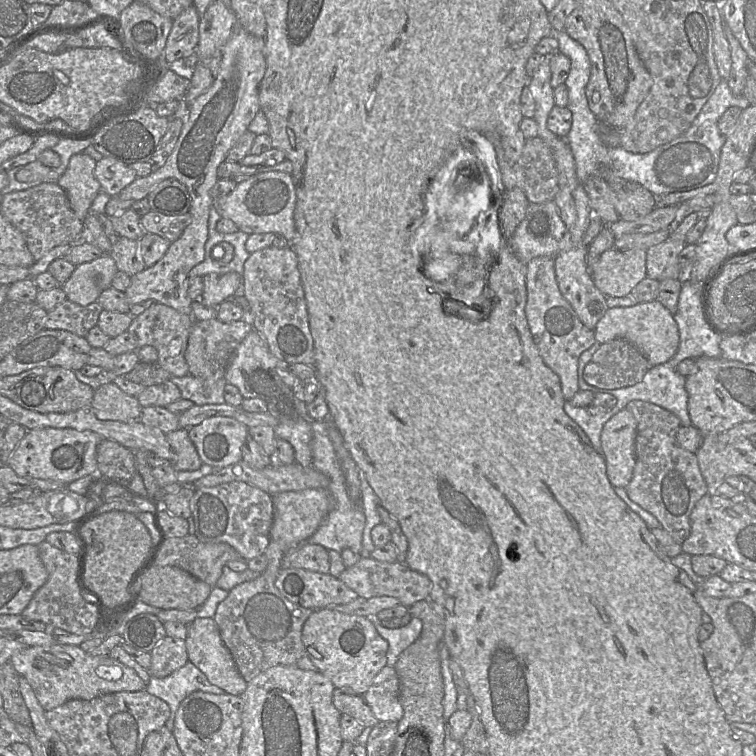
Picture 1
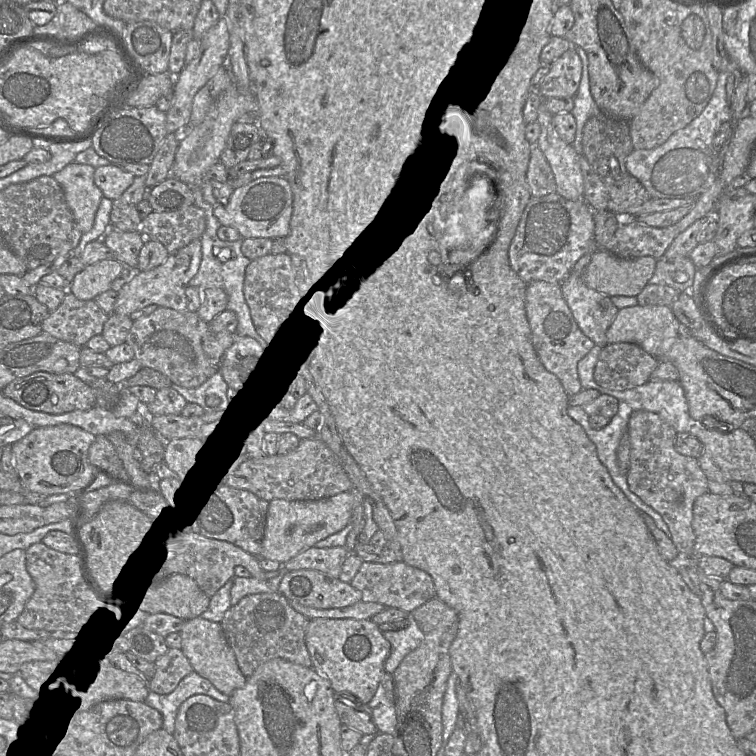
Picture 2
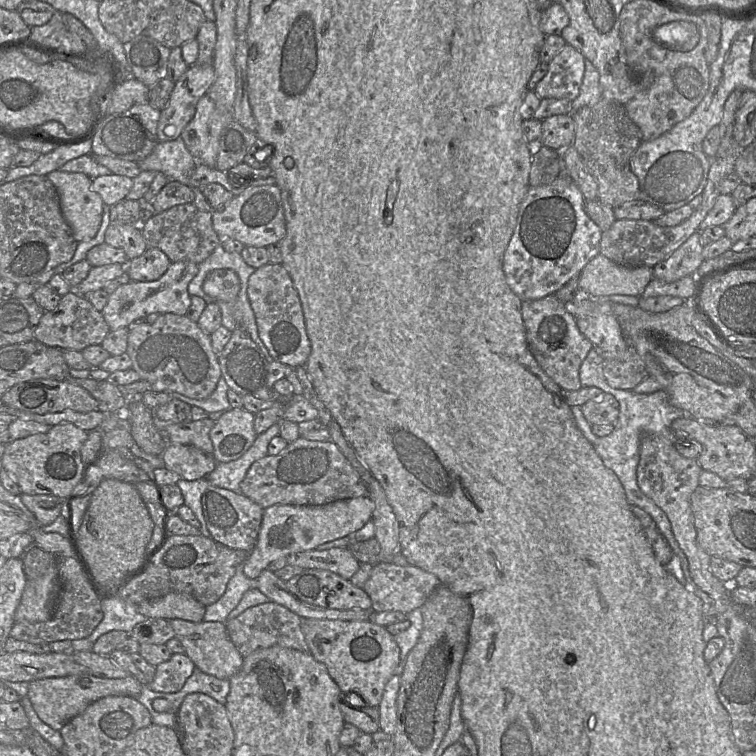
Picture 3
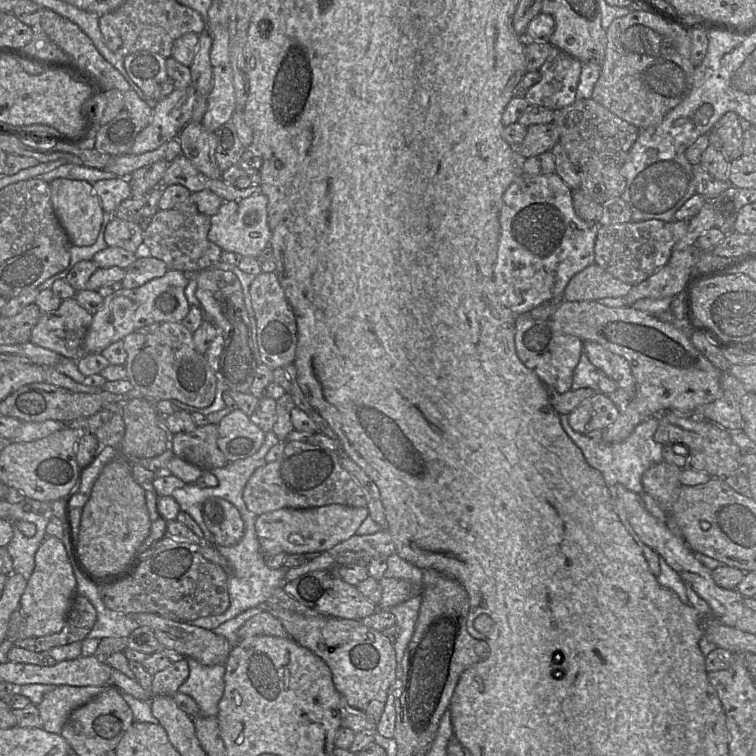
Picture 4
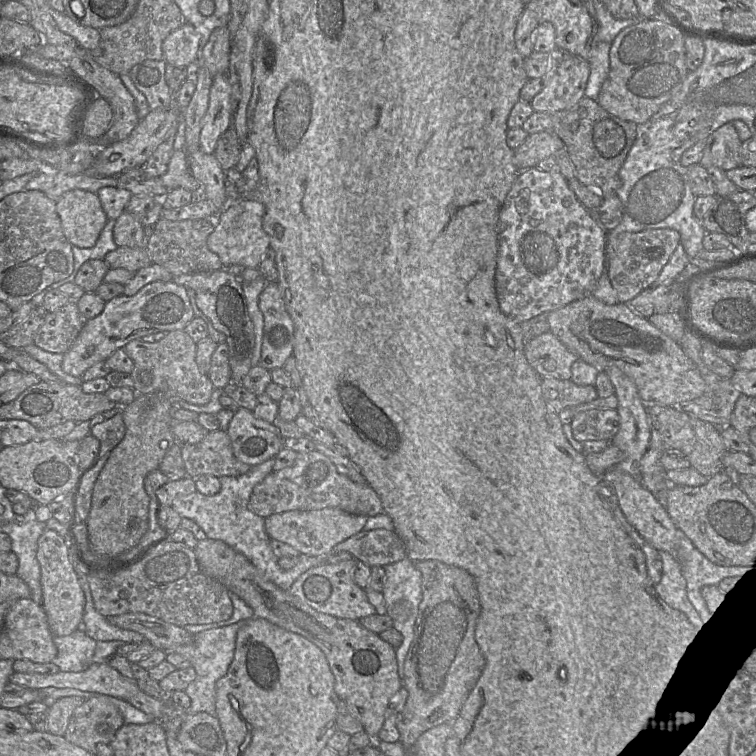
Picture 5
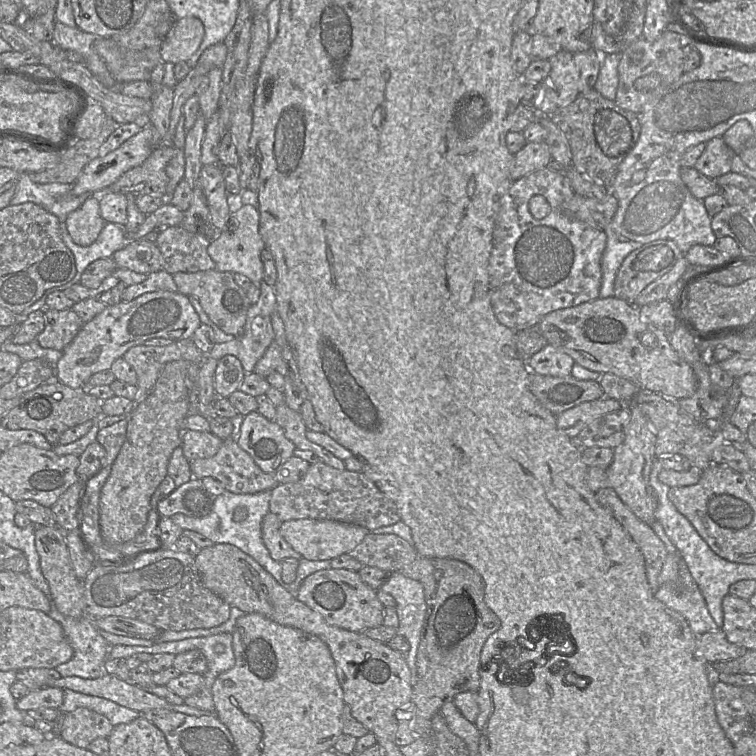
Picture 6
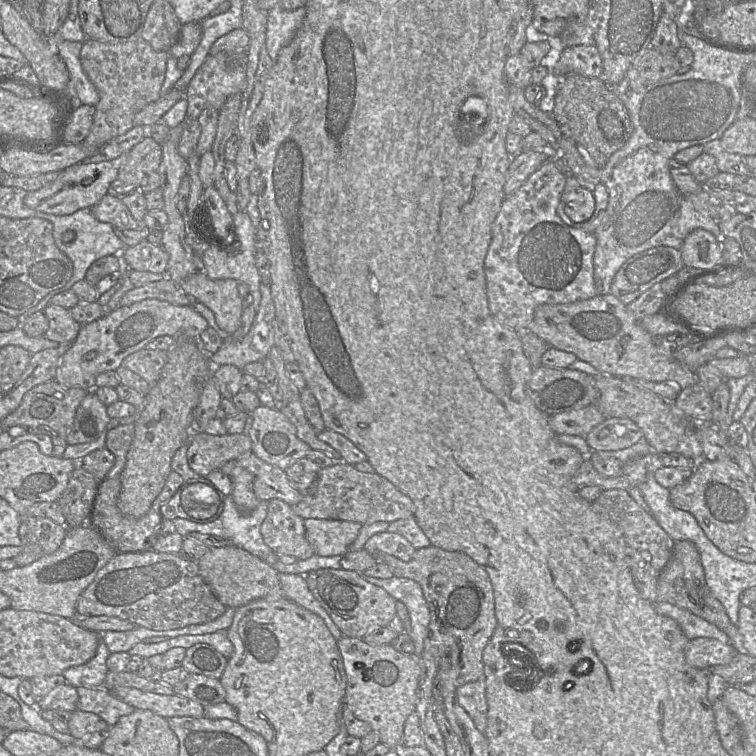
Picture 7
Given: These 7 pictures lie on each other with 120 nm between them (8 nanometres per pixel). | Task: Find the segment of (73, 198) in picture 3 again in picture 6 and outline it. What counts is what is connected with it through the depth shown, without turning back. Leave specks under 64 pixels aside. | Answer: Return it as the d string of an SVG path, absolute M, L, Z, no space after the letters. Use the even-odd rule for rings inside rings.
M91 196L76 210L71 212L65 221L69 235L79 246L91 245L100 234L106 221L99 210L99 196Z

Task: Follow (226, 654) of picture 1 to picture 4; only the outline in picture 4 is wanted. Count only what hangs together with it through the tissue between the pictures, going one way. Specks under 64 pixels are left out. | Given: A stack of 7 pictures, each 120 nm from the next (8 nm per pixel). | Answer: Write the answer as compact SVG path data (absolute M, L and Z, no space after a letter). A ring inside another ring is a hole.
M137 613L131 616L140 626L151 628L162 647L173 649L185 658L193 658L206 666L225 665L234 646L224 637L212 630L204 629L189 622L179 622L167 619L155 613Z

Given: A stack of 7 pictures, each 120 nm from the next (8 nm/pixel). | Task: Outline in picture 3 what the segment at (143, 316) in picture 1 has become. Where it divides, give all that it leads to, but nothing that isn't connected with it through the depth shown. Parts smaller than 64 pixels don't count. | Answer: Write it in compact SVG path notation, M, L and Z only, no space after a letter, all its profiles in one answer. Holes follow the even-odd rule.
M163 313L156 316L153 323L138 321L129 326L127 351L140 379L150 382L152 392L179 393L192 399L208 398L215 390L221 378L218 355L214 352L211 336L201 330L198 323L191 321L186 315Z

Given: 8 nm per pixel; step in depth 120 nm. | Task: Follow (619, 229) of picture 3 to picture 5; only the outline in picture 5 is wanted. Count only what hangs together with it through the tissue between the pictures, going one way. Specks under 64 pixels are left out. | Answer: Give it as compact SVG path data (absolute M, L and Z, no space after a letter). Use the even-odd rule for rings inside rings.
M660 228L660 229L651 229L651 230L644 230L640 232L624 232L618 235L617 239L608 239L607 234L607 242L606 242L606 273L608 275L608 278L611 282L611 285L617 292L618 298L620 303L626 304L631 299L636 297L639 293L641 293L643 290L650 288L653 283L657 280L662 268L668 263L671 255L675 251L676 247L680 244L681 236L679 232L676 230L670 229L670 228Z

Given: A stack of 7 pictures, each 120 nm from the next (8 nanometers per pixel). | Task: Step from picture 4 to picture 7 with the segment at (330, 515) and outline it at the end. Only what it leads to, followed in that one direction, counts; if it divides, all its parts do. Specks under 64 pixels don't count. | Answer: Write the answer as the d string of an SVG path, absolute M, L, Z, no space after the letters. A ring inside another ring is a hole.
M304 519L305 537L322 557L345 555L358 536L361 524L332 519Z

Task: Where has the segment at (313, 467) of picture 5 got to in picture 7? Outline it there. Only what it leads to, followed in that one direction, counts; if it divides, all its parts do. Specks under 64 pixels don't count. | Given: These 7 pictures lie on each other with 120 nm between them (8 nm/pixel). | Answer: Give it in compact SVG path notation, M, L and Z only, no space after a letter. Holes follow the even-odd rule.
M342 461L322 467L312 494L291 505L303 519L332 519L368 525L375 522L394 522L414 515L413 501L386 478L377 473L363 473Z

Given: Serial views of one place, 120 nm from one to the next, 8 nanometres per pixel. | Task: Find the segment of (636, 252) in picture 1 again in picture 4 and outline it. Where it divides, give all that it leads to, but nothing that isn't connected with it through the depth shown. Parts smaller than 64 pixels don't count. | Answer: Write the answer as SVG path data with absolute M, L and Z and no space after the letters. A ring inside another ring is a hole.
M594 263L577 273L568 283L563 300L601 300L607 297L625 297L632 285L622 282Z

